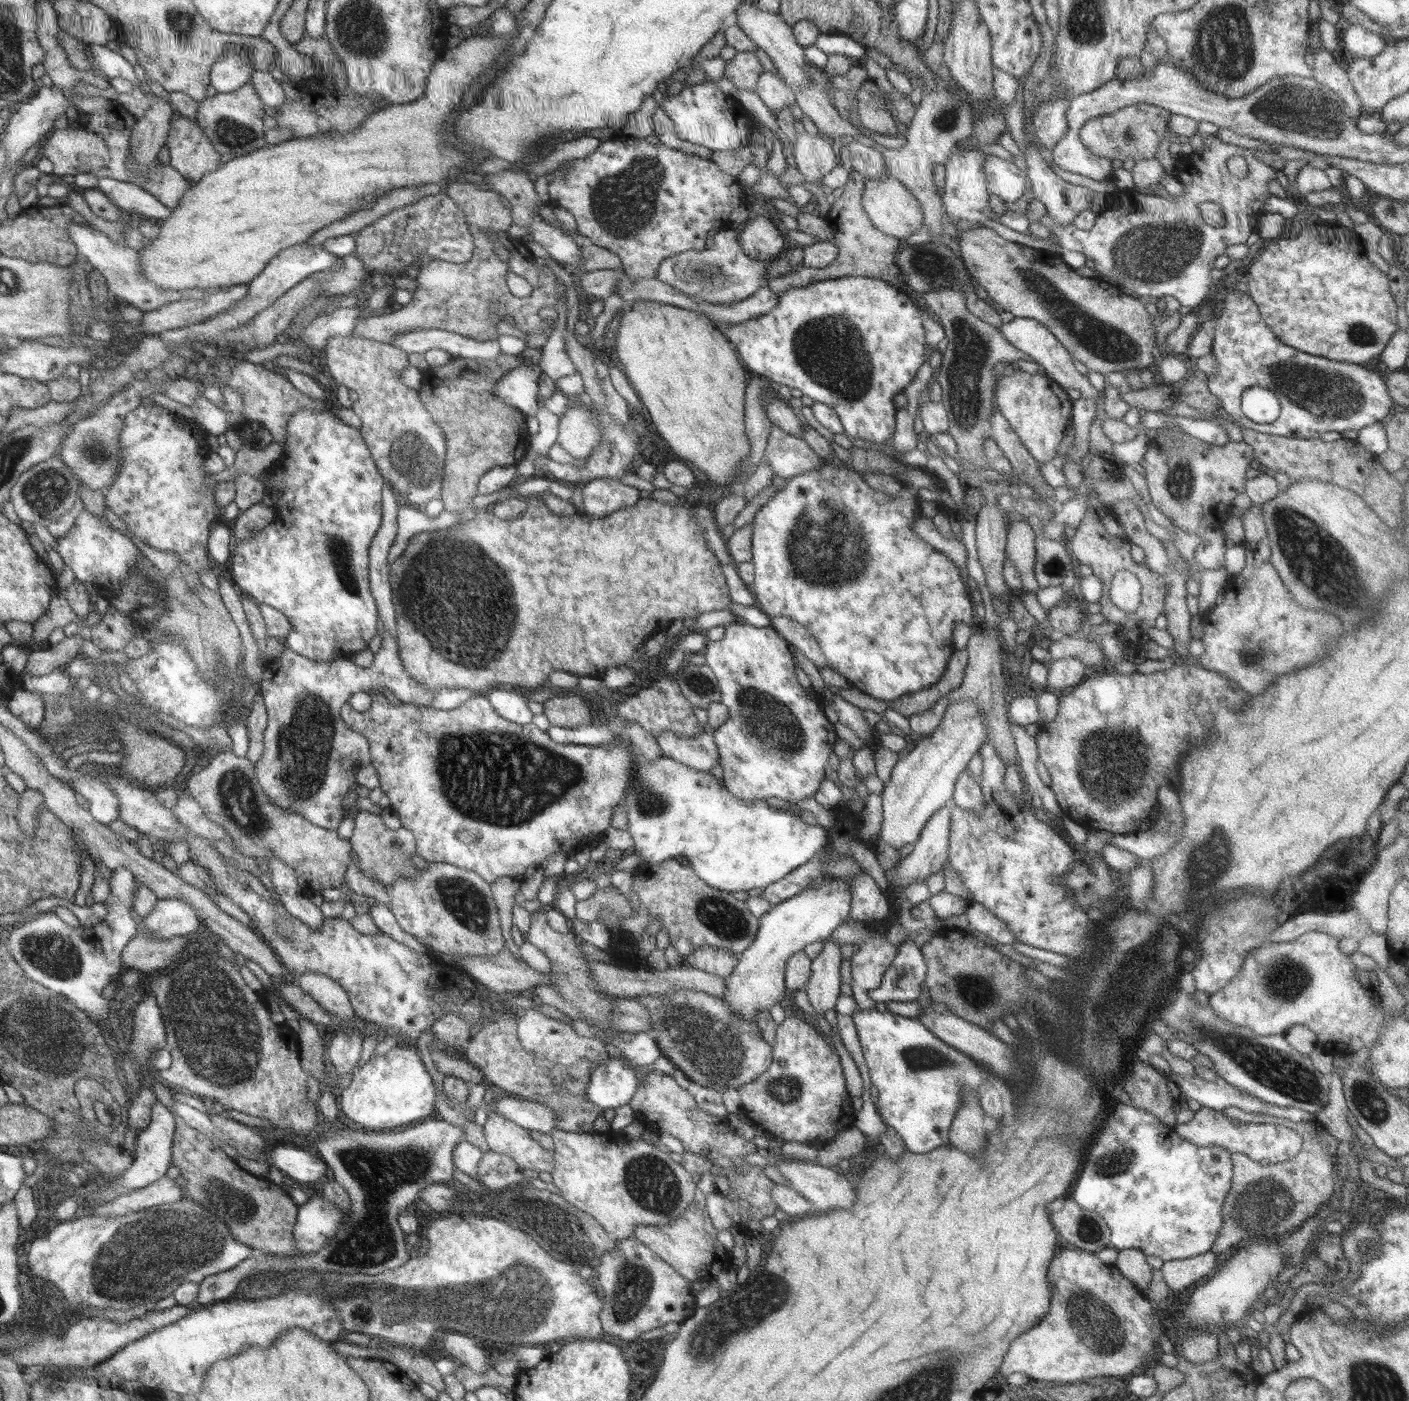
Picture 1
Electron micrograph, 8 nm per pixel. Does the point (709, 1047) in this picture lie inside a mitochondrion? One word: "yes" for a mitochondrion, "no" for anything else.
yes

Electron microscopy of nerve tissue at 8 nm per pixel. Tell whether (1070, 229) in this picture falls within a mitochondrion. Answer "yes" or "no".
no

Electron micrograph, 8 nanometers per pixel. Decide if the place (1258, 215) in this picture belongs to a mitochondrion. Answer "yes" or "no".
no

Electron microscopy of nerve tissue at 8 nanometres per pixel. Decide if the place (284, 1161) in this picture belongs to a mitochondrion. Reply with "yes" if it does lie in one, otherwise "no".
no

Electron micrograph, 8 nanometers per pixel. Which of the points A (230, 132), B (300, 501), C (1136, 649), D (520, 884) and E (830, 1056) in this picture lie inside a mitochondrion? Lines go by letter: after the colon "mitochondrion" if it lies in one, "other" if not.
A: mitochondrion
B: other
C: other
D: other
E: other

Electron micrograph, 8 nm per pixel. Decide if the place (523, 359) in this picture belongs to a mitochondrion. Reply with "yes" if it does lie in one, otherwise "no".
no

